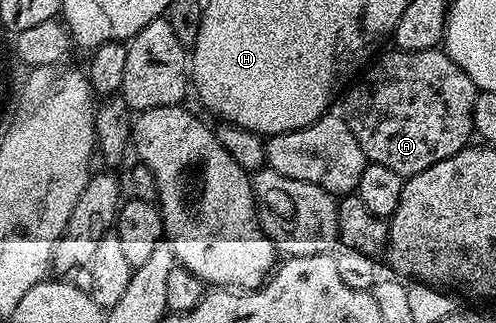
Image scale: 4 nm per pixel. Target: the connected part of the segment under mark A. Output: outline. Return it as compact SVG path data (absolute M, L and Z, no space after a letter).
M395 48L393 52L384 54L378 62L375 60L349 86L351 89L346 93L346 102L340 108L340 113L346 118L352 135L356 135L356 143L360 143L367 162L389 167L405 179L420 171L428 171L432 163L440 163L471 144L470 137L475 136L474 100L480 90L441 48L424 51Z

